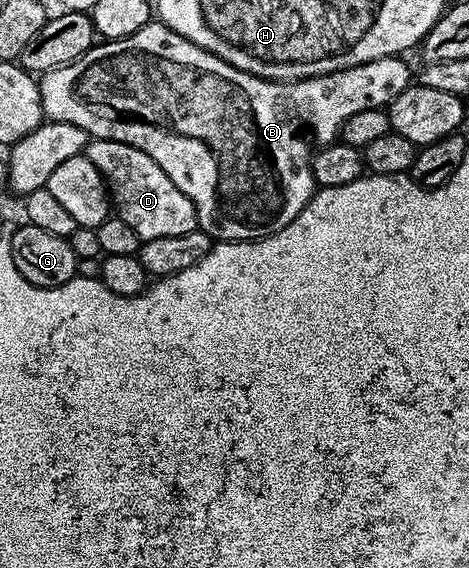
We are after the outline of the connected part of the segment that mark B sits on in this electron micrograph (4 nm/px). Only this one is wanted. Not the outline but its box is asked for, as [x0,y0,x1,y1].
[38,22,414,242]

